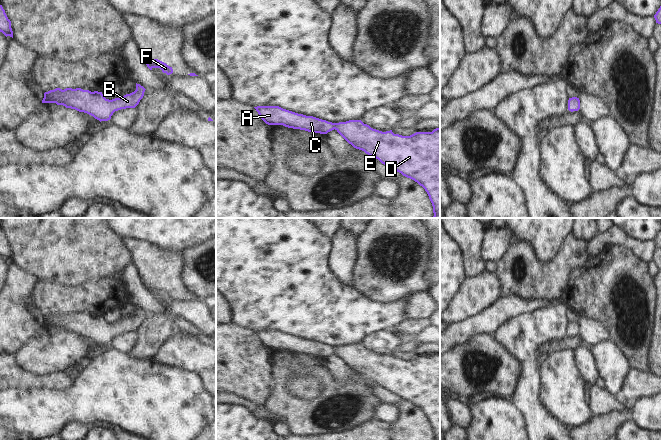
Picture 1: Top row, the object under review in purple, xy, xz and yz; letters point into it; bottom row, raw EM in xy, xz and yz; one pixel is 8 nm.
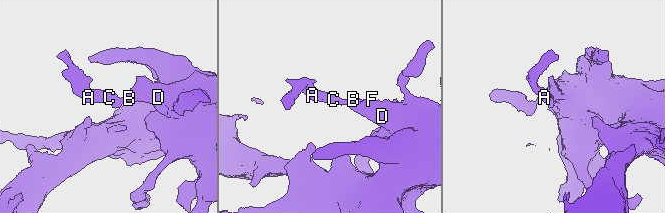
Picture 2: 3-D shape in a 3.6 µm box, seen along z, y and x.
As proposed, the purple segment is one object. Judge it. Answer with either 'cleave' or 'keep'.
keep

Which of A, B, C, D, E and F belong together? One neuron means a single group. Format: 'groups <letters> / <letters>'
groups A B C D E F

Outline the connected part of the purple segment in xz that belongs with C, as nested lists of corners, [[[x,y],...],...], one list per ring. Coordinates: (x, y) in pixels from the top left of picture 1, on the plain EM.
[[[279,330],[254,332],[268,349],[283,349],[320,358],[335,353],[354,372],[422,410],[432,427],[434,440],[440,440],[440,352],[402,360],[392,354],[373,353],[361,344],[332,347]]]

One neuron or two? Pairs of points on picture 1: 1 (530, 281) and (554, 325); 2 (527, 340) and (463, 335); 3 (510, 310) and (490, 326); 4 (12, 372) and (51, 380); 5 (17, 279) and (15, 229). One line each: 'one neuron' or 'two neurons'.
1: two neurons
2: two neurons
3: one neuron
4: one neuron
5: two neurons

